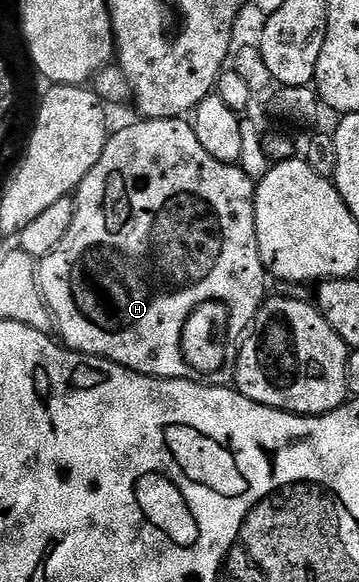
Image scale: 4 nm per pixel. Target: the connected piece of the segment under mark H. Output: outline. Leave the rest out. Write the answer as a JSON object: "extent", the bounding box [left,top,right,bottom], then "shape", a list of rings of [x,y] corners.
{"extent":[38,117,266,380],"shape":[[[175,117],[174,119],[136,119],[133,125],[120,129],[111,134],[90,175],[82,179],[79,189],[74,194],[76,210],[74,211],[74,223],[70,223],[70,231],[50,255],[39,258],[38,276],[40,278],[40,290],[44,296],[44,302],[52,313],[55,328],[60,329],[59,340],[69,349],[77,353],[87,353],[89,357],[105,357],[108,361],[118,363],[135,373],[141,373],[147,377],[161,379],[189,380],[193,376],[191,367],[187,365],[183,357],[183,328],[192,313],[207,301],[217,301],[227,306],[231,317],[231,324],[240,331],[247,330],[256,318],[256,312],[266,300],[264,293],[264,277],[266,270],[260,252],[258,251],[258,235],[256,234],[256,186],[257,182],[246,175],[246,171],[239,164],[231,165],[214,159],[214,155],[206,152],[206,147],[198,143],[198,135],[192,130],[187,120]]]}

